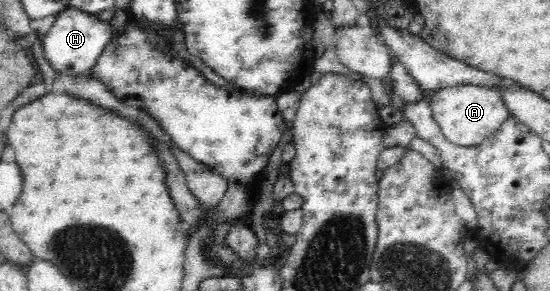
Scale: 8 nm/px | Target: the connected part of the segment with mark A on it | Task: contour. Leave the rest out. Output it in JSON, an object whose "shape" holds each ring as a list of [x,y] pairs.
{"shape":[[[458,85],[437,90],[432,96],[430,110],[436,123],[448,141],[456,146],[478,146],[487,136],[502,126],[502,122],[510,117],[504,97],[498,89],[487,86]]]}

